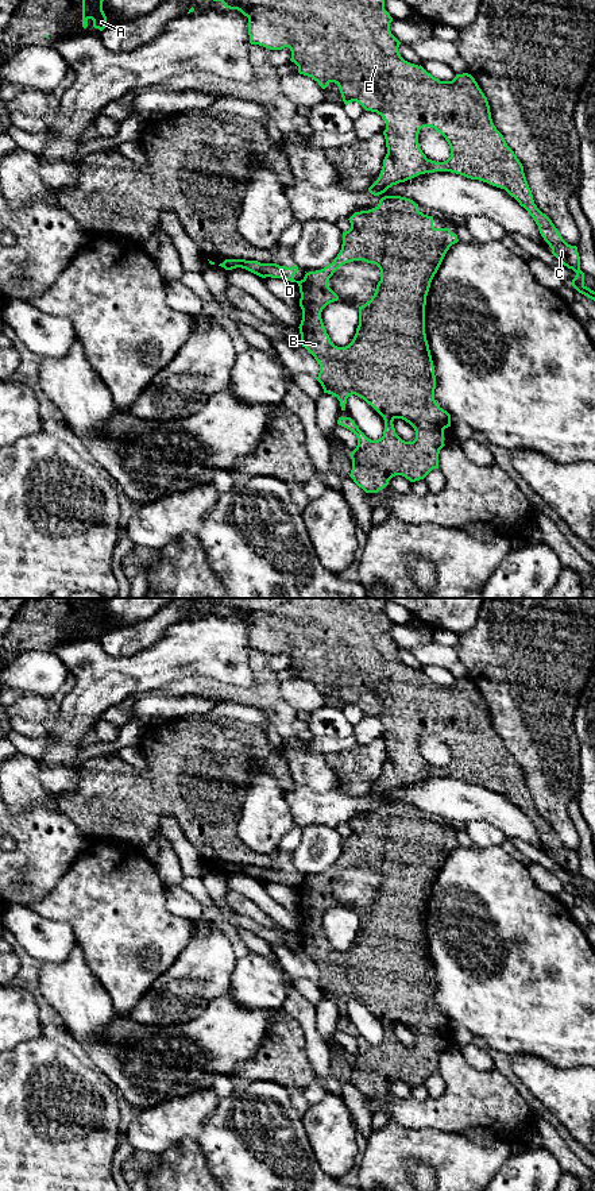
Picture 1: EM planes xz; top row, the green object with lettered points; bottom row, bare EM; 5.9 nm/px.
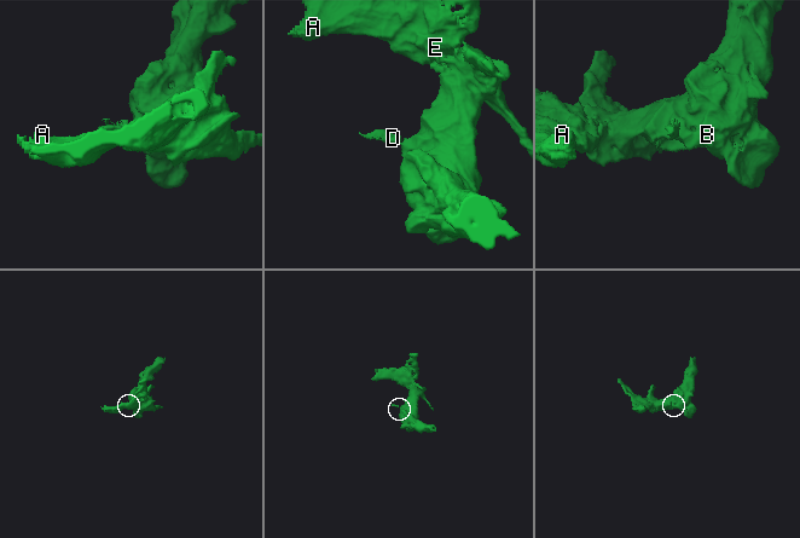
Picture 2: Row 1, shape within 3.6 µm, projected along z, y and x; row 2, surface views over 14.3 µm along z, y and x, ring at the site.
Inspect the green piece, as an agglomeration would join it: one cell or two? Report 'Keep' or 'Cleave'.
Cleave

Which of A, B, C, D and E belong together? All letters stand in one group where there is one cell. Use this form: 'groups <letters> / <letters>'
groups A B C E / D

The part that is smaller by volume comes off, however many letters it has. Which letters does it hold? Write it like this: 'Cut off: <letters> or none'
Cut off: D

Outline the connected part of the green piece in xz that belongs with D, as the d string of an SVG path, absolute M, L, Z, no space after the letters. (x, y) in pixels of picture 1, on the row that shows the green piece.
M225 259L219 266L224 267L225 270L232 270L236 267L246 269L262 278L271 277L271 278L282 278L290 282L300 282L294 280L294 274L298 271L298 266L279 266L277 263L260 263L258 261L246 261L246 259Z

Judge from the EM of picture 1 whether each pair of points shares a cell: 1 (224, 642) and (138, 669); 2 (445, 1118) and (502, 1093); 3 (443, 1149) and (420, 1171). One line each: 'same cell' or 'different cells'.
1: same cell
2: same cell
3: different cells

